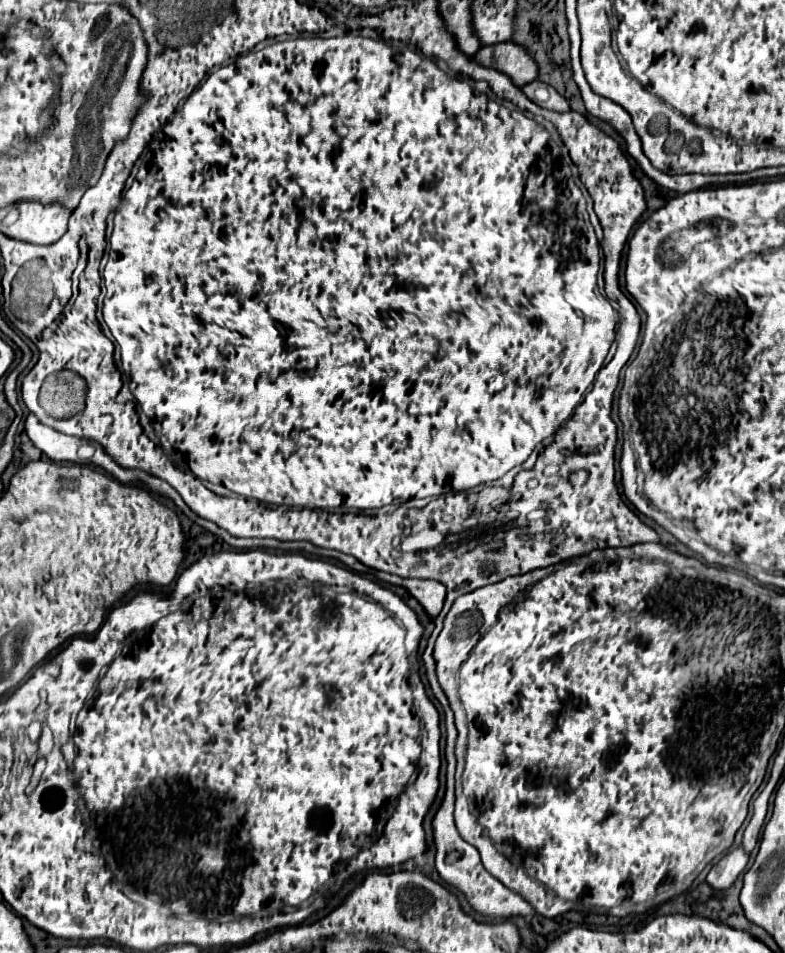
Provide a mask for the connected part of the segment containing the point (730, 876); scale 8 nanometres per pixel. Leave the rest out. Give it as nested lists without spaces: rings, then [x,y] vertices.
[[[739,845],[737,849],[733,849],[731,853],[723,855],[713,867],[711,871],[707,873],[707,883],[721,891],[721,889],[727,889],[733,885],[733,881],[737,879],[737,875],[745,869],[749,861],[749,853],[743,849],[743,845]]]

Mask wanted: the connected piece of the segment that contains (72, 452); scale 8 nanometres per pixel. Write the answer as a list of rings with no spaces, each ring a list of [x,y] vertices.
[[[29,415],[25,421],[25,431],[29,435],[29,439],[35,443],[37,449],[41,449],[51,461],[71,461],[77,463],[77,449],[87,443],[81,439],[75,439],[71,435],[63,435],[43,423],[39,423],[35,419],[35,415]]]

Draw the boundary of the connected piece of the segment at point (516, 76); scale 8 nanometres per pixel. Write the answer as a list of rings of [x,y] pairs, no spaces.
[[[513,41],[487,45],[473,59],[477,63],[483,63],[485,67],[507,73],[517,87],[525,87],[539,77],[539,65],[535,63],[535,59],[529,55],[529,51],[525,51],[525,47]]]

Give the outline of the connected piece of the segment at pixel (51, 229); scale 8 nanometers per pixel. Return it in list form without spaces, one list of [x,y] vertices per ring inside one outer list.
[[[21,199],[19,219],[11,227],[3,227],[5,235],[29,243],[55,243],[67,231],[71,211],[61,203],[39,203],[35,199]]]

